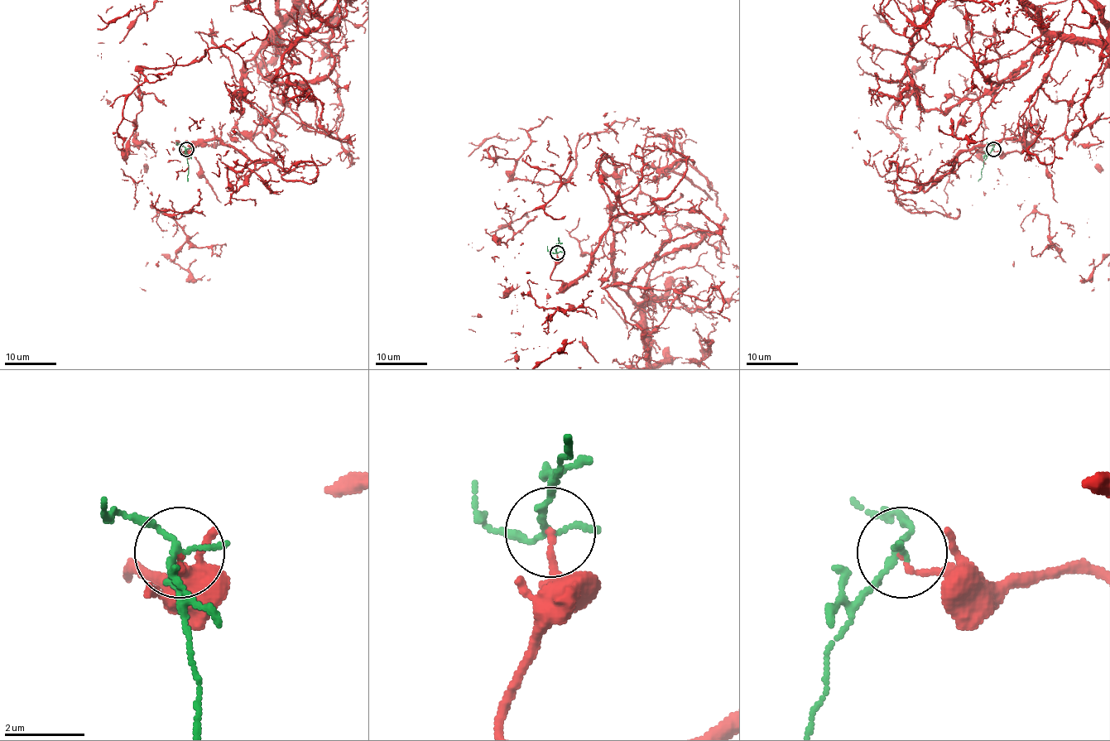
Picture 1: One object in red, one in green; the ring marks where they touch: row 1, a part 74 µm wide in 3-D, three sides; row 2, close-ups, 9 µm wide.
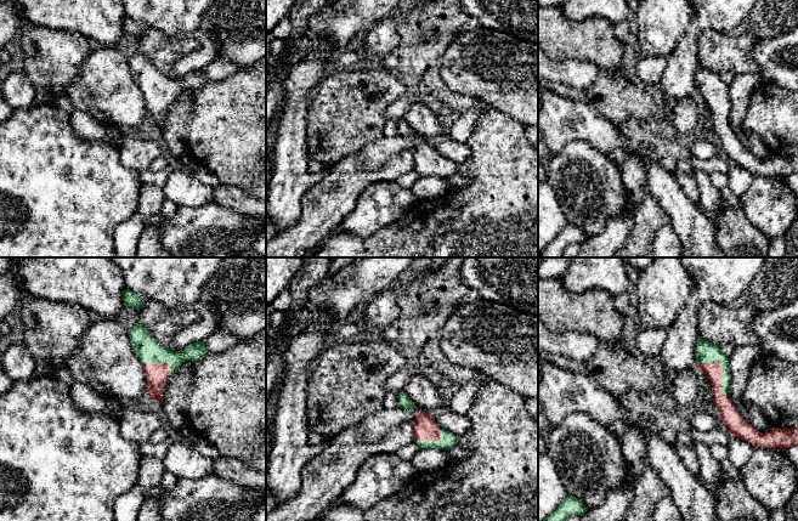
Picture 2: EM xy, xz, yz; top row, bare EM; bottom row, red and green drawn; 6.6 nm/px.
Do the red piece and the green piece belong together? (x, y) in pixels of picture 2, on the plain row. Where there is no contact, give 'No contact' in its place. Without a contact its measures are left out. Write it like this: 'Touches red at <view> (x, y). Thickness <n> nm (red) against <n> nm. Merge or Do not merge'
Touches red at yz (722, 96). Thickness 120 nm (red) against 140 nm. Merge

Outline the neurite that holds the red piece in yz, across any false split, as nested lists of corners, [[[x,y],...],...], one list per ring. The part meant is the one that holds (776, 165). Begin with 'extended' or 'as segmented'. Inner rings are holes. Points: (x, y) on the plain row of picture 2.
extended; [[[698,63],[695,83],[695,95],[709,107],[714,117],[714,132],[731,164],[740,165],[753,175],[786,179],[791,174],[798,174],[798,157],[771,155],[769,160],[763,162],[743,147],[730,126],[729,86],[723,81],[718,72],[704,69]]]

